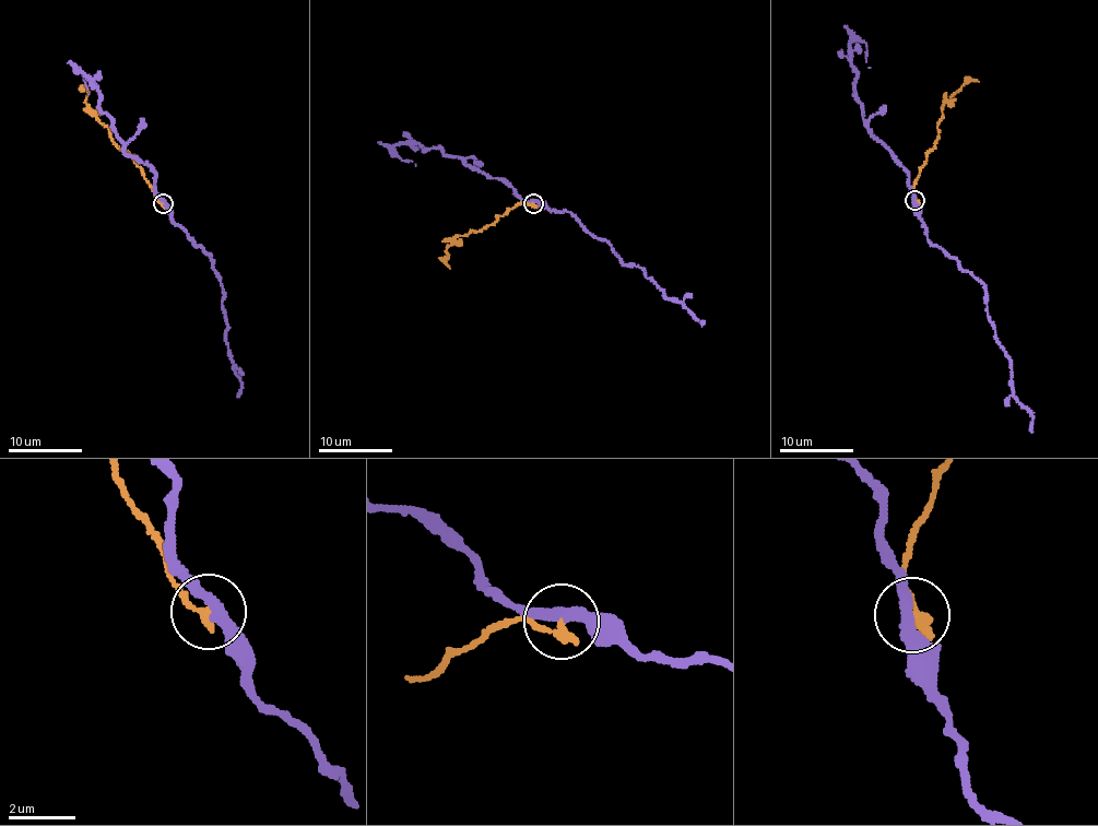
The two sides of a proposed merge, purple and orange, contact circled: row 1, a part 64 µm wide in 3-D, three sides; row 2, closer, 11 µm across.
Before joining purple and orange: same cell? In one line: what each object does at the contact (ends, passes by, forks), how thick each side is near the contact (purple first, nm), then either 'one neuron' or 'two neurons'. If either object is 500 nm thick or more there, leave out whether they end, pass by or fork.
purple passes by; orange ends there; 360 nm thick on the purple side, 280 nm on the other; two neurons

